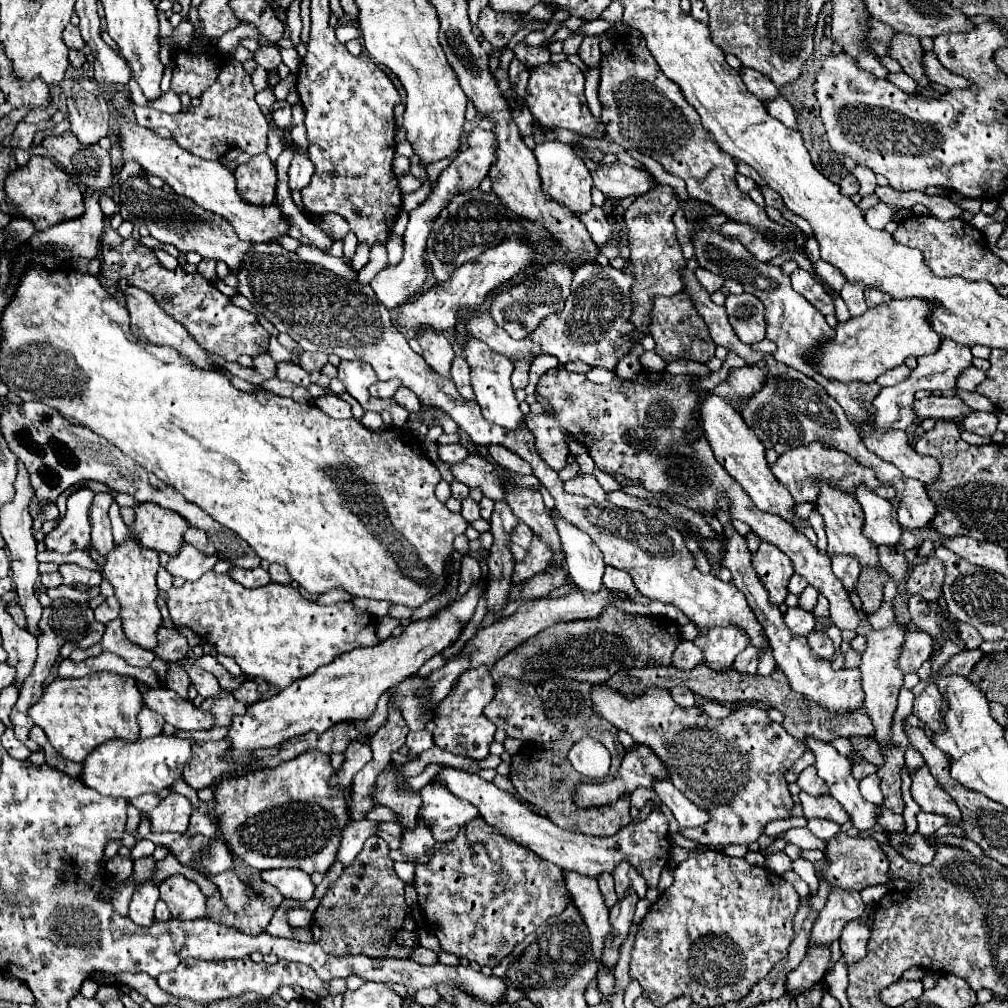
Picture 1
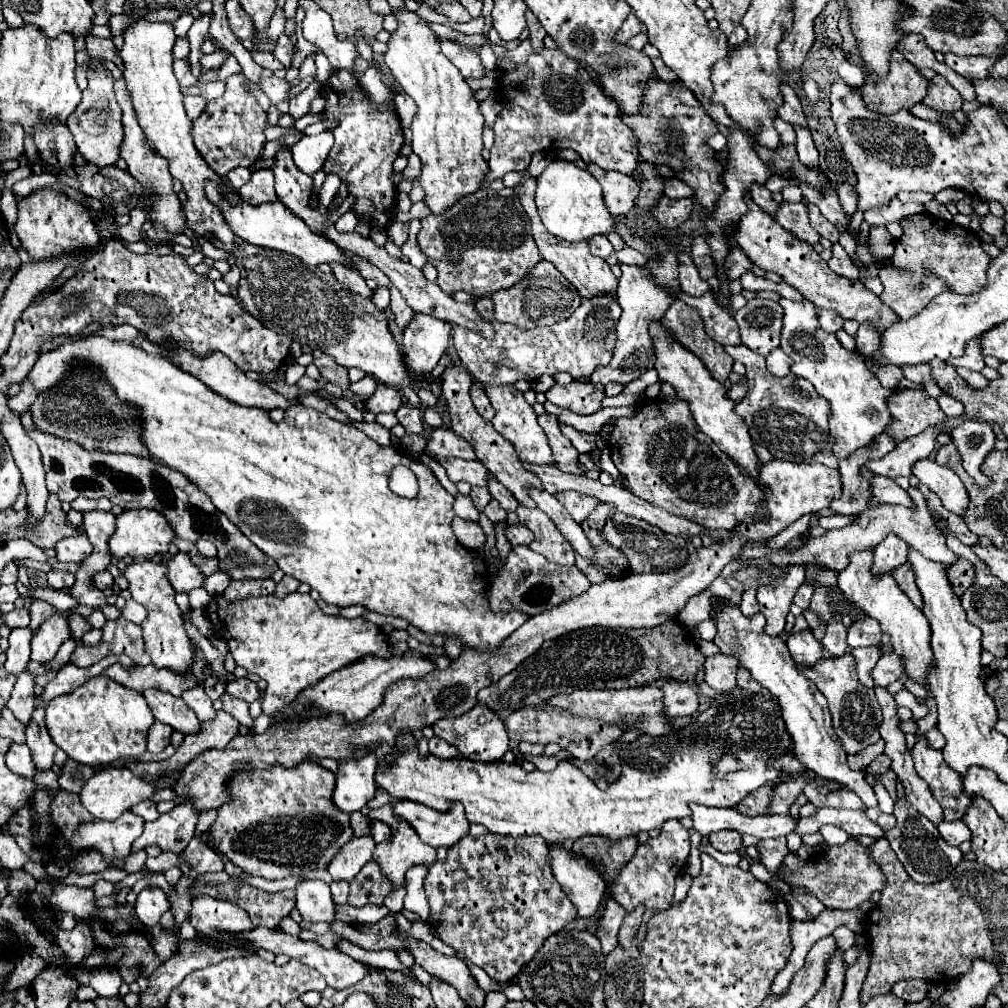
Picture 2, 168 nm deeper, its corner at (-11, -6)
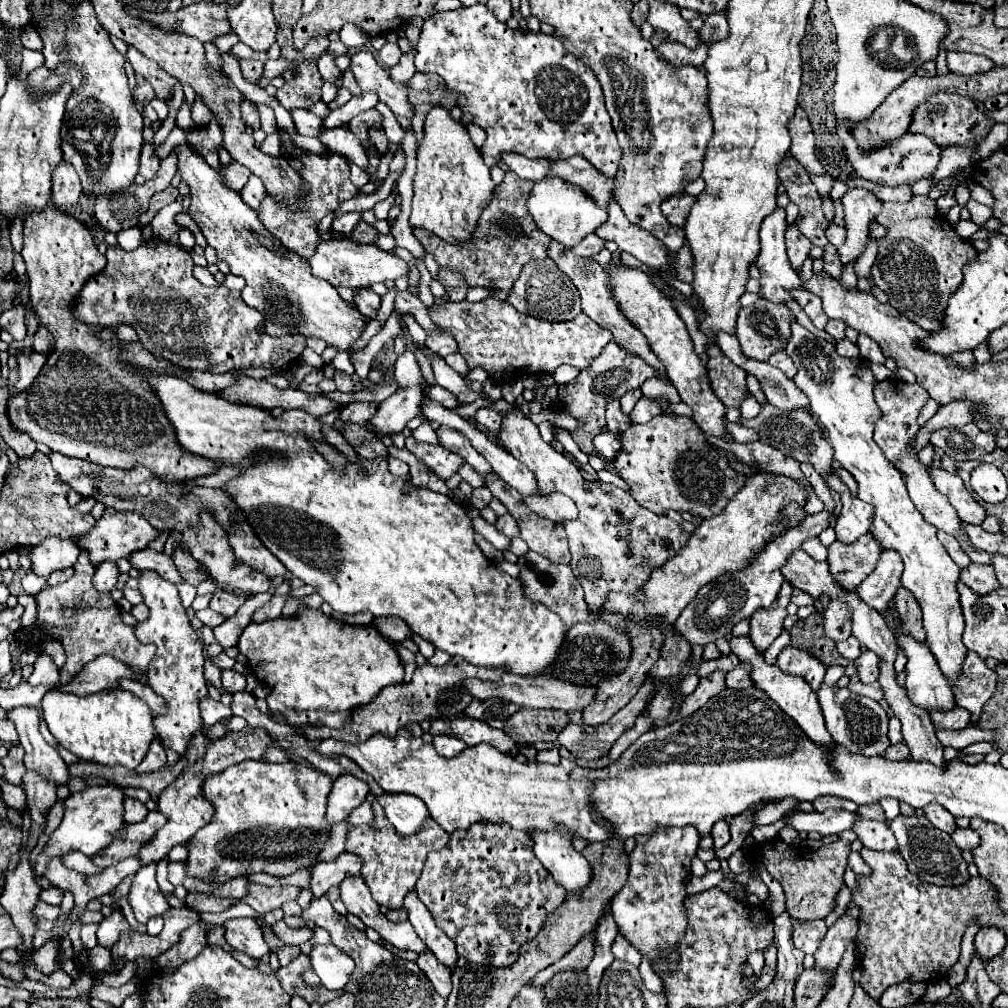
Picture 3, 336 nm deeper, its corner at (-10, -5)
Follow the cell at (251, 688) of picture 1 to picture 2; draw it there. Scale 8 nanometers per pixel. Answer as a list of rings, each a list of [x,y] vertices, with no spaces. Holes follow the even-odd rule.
[[[234,679],[226,685],[226,693],[232,695],[232,697],[238,697],[238,699],[244,699],[248,703],[256,701],[260,697],[260,691],[258,691],[258,685],[250,679]]]

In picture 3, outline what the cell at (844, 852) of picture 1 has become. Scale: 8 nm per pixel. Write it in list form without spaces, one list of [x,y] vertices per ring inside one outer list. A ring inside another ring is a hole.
[[[773,840],[757,846],[757,856],[761,856],[769,874],[777,878],[779,884],[783,886],[789,916],[799,920],[825,918],[835,908],[835,898],[839,890],[845,886],[843,874],[847,868],[849,852],[851,848],[841,840],[821,846],[819,850],[795,850],[795,846],[787,846],[781,840]]]

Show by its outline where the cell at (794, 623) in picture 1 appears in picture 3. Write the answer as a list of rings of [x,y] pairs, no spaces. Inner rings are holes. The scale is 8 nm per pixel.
[[[793,646],[783,648],[783,652],[777,658],[777,664],[787,674],[797,674],[797,676],[805,678],[813,686],[813,690],[819,690],[819,684],[825,676],[825,666],[821,666],[821,662],[817,662],[817,658],[813,658],[809,652],[801,650],[801,648],[793,648]]]

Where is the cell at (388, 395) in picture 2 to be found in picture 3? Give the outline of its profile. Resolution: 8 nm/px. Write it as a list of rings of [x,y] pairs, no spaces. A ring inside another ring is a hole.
[[[353,402],[353,404],[347,404],[339,416],[339,420],[335,422],[335,428],[341,430],[341,422],[357,422],[357,424],[365,424],[367,420],[371,420],[373,412],[377,412],[377,406],[375,402]]]

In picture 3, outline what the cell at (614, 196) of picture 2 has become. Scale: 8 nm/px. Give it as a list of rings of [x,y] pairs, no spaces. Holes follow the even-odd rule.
[[[573,156],[569,160],[557,160],[547,176],[559,176],[565,178],[567,182],[575,182],[589,196],[593,196],[597,206],[601,206],[603,210],[607,210],[609,202],[615,198],[613,178],[601,174],[595,166],[589,166],[589,160],[581,156]]]

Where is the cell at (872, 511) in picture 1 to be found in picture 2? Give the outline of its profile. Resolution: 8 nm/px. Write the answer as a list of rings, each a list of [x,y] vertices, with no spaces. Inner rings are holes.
[[[890,535],[874,549],[874,563],[872,563],[872,575],[880,577],[886,573],[892,573],[896,567],[906,563],[908,555],[908,543],[898,539],[896,535]]]

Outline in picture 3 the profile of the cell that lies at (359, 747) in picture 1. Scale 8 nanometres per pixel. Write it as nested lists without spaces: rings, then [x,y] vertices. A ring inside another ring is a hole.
[[[341,774],[333,782],[333,790],[329,792],[329,804],[327,804],[327,818],[329,824],[335,824],[339,820],[347,820],[353,808],[357,808],[369,794],[369,786],[353,778],[351,774]]]

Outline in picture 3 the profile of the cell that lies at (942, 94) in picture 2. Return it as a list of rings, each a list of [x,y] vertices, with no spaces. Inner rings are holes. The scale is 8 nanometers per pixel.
[[[939,92],[929,96],[915,112],[913,112],[913,122],[909,130],[921,132],[929,138],[933,138],[941,148],[947,148],[949,144],[963,144],[969,140],[981,140],[987,136],[995,122],[975,110],[975,100],[959,96],[959,94],[949,94],[949,92]]]

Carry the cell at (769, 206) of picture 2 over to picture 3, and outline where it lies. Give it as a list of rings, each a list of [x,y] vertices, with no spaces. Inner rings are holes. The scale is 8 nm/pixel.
[[[777,206],[775,212],[763,220],[759,232],[761,250],[755,264],[761,270],[761,296],[771,302],[791,300],[789,290],[801,286],[799,274],[789,266],[789,258],[785,254],[785,228],[785,210]]]

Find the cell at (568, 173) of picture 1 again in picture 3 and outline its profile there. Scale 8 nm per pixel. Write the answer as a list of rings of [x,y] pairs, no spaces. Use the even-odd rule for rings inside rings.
[[[557,176],[535,182],[527,200],[527,210],[541,232],[545,232],[553,240],[559,240],[567,248],[575,248],[587,234],[595,232],[607,220],[607,212],[601,210],[585,190]]]

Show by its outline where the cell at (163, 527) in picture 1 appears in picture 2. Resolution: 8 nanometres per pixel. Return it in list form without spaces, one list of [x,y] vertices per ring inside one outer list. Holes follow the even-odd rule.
[[[122,511],[116,517],[116,531],[110,537],[110,555],[116,559],[134,557],[136,561],[166,553],[174,541],[174,531],[158,511]]]

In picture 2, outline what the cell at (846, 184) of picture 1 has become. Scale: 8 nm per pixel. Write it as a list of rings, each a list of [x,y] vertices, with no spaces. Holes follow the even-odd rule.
[[[842,183],[842,185],[838,185],[836,193],[838,193],[840,205],[842,205],[846,217],[852,217],[856,213],[856,191],[854,191],[854,187]]]

